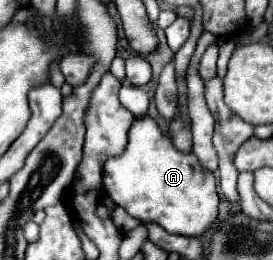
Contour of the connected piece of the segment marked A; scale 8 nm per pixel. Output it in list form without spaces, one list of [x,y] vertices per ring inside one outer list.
[[[150,117],[134,119],[126,151],[120,157],[112,157],[104,165],[104,189],[116,205],[124,207],[132,217],[142,223],[156,223],[164,227],[168,233],[178,233],[186,237],[202,237],[208,233],[218,217],[218,193],[214,173],[204,169],[194,153],[180,153],[172,147],[170,139],[158,129],[156,121]]]

